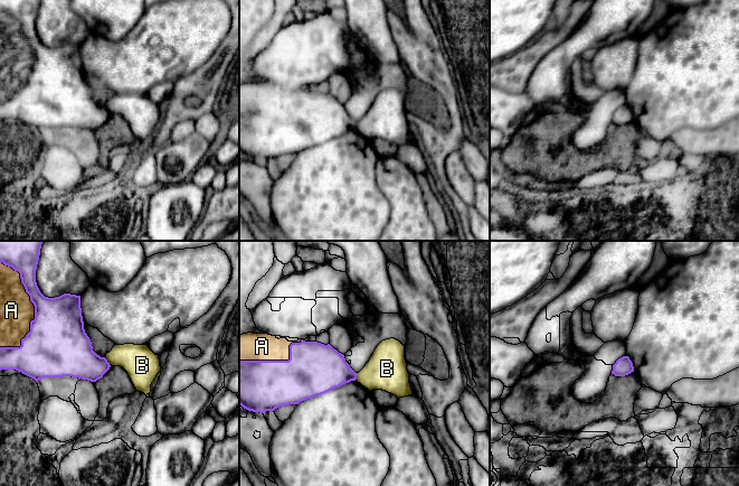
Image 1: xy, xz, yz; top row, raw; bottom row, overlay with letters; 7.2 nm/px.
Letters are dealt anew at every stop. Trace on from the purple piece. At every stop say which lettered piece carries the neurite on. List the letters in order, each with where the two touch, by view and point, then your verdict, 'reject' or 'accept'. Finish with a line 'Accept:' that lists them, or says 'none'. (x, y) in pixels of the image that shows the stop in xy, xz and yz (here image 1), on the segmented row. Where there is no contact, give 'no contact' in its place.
A: xy (30, 300) | accept
B: xy (107, 362) | reject
Accept: A

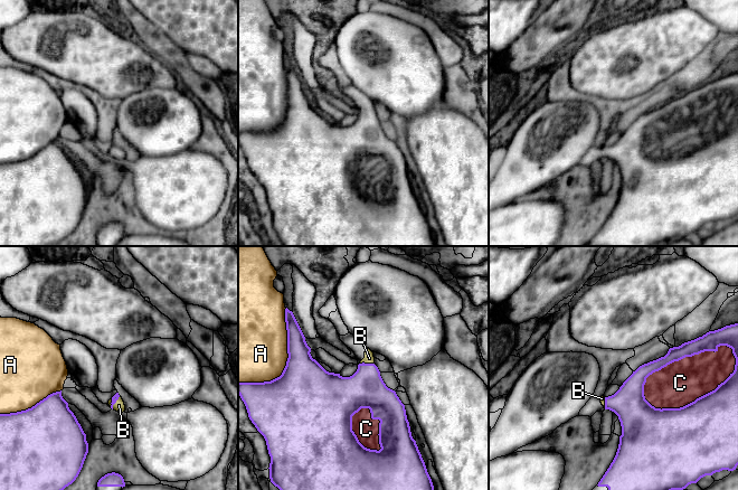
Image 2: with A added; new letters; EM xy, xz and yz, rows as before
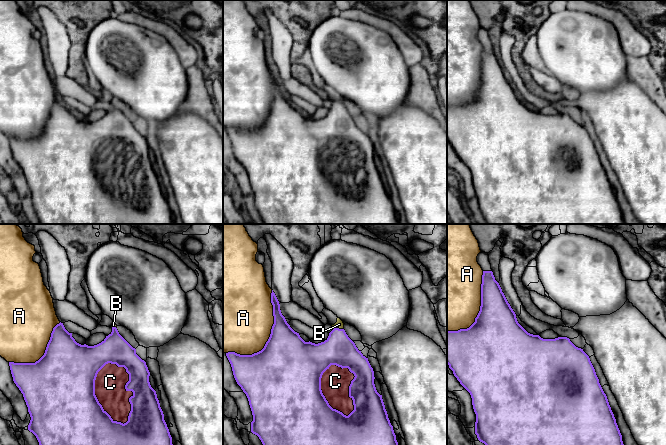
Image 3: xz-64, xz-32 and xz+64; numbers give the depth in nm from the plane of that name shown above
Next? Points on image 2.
A: xz (286, 363) | reject
B: xz (366, 364) | accept
C: yz (679, 359) | accept
Accept: B, C

